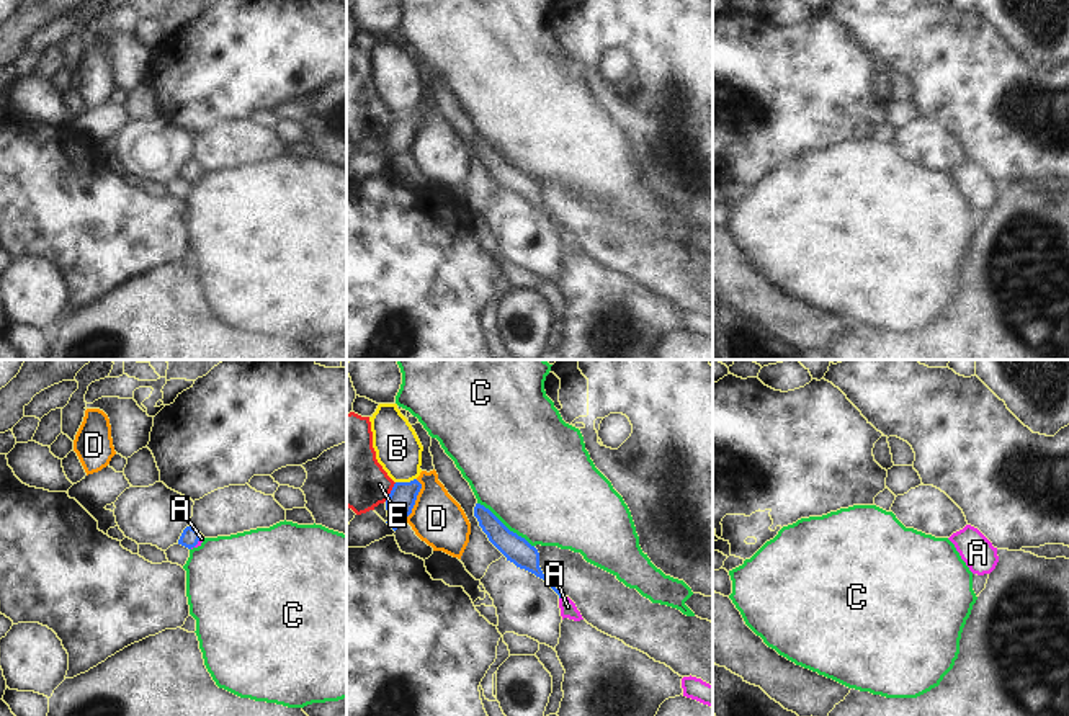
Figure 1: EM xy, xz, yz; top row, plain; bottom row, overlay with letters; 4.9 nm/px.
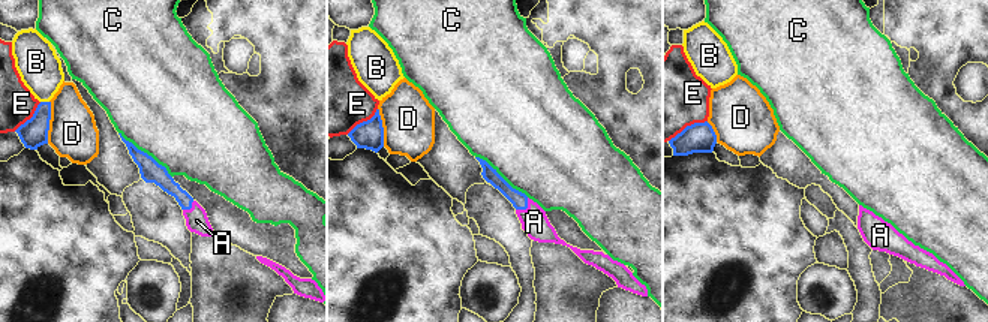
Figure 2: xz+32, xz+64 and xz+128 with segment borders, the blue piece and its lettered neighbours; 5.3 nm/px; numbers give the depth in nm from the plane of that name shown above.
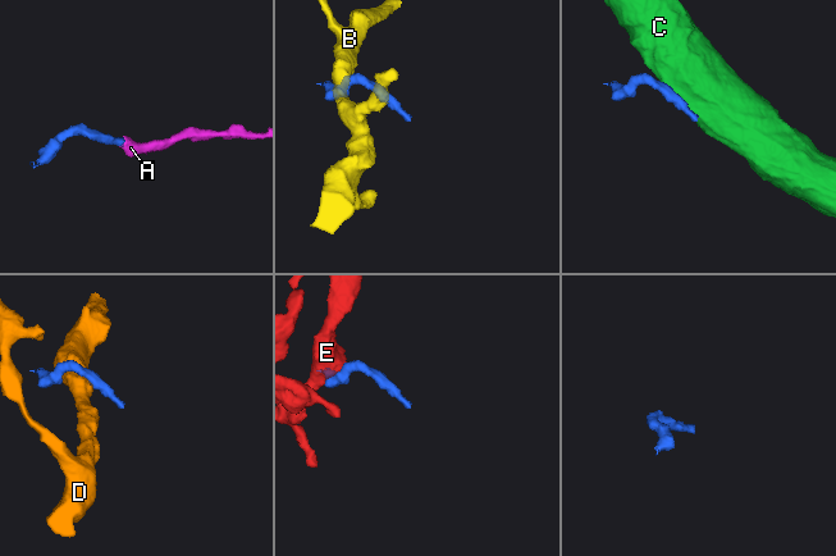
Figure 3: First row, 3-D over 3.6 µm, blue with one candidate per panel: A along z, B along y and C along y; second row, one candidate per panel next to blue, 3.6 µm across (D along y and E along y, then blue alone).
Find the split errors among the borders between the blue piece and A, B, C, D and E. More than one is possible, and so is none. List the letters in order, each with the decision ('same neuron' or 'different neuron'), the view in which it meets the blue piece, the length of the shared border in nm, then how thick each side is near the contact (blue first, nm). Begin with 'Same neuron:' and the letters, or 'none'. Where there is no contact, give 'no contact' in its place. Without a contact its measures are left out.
Same neuron: A
A: same neuron; contact in xz; length 40 nm; calibres 110 and 80 nm
B: different neuron; contact in xz; length 110 nm; calibres 140 and 220 nm
C: different neuron; contact in xz; length 360 nm; calibres 140 and 500 nm
D: different neuron; contact in xz; length 220 nm; calibres 140 and 260 nm
E: different neuron; contact in xz; length 110 nm; calibres 140 and 320 nm

